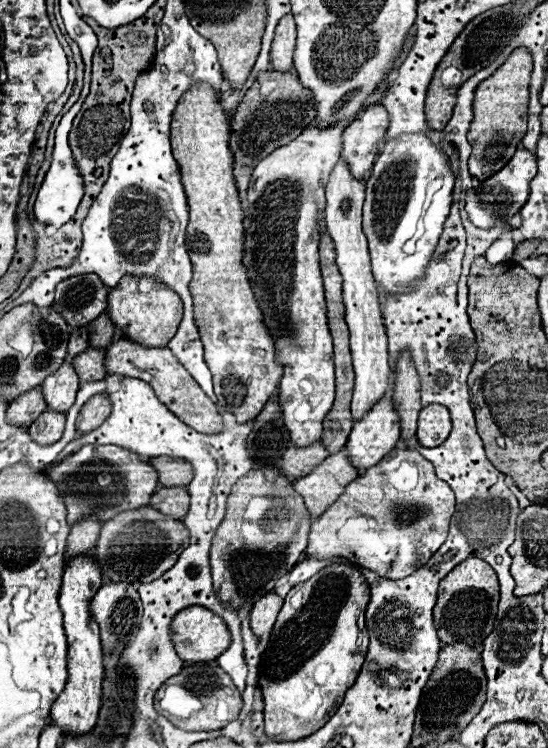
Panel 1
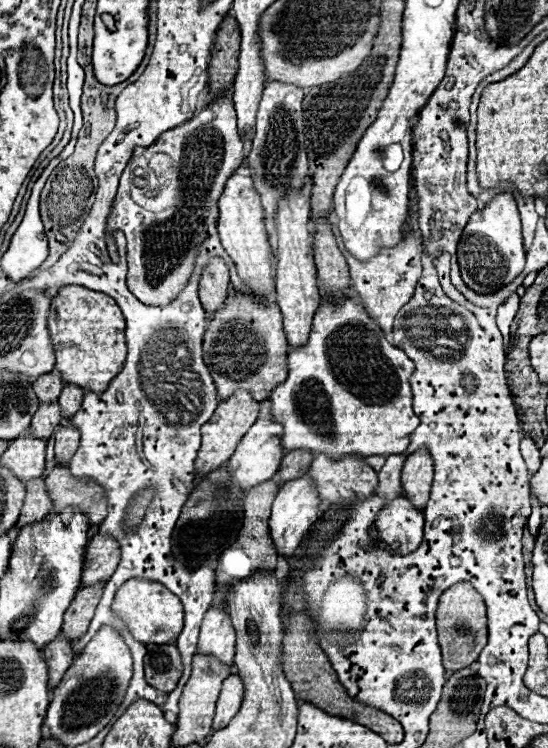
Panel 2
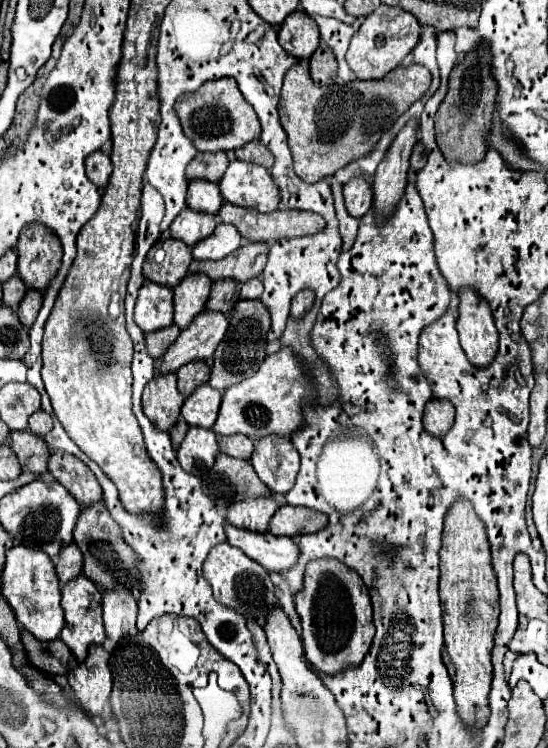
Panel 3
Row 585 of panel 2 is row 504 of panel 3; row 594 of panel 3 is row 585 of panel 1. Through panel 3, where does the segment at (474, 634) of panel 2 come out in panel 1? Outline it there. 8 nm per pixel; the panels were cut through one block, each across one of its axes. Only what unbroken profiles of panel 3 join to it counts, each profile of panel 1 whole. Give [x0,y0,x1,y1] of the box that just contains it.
[434,558,498,644]

